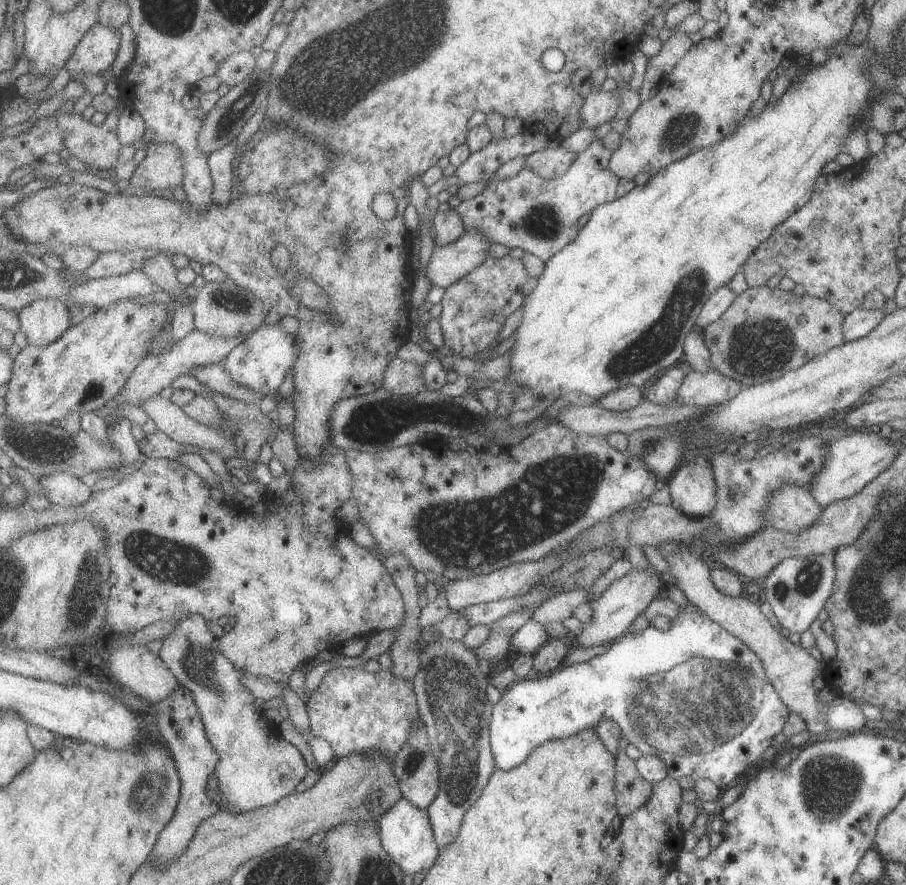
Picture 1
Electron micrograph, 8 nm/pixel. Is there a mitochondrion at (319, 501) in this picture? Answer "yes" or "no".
no

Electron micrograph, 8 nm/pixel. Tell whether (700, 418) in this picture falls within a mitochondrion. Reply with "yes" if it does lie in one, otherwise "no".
no

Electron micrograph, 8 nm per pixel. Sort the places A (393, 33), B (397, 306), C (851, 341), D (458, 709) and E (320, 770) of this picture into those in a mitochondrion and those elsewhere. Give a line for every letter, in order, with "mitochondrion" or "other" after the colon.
A: mitochondrion
B: other
C: other
D: mitochondrion
E: other

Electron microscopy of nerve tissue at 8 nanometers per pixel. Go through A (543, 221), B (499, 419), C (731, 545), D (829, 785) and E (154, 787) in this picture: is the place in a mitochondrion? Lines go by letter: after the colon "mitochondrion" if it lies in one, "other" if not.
A: mitochondrion
B: other
C: other
D: mitochondrion
E: mitochondrion

